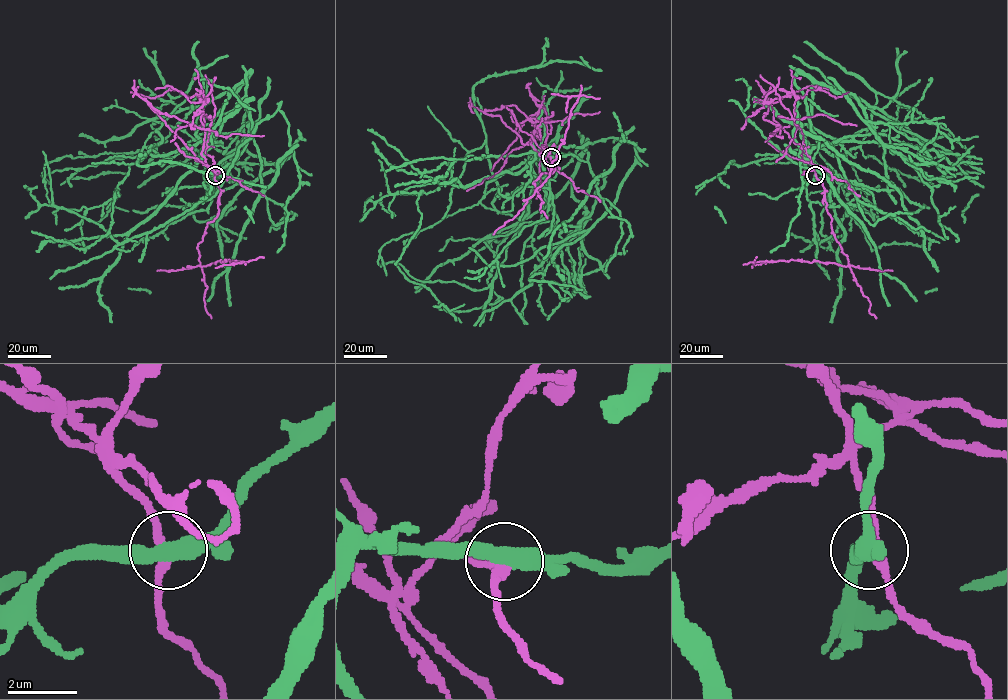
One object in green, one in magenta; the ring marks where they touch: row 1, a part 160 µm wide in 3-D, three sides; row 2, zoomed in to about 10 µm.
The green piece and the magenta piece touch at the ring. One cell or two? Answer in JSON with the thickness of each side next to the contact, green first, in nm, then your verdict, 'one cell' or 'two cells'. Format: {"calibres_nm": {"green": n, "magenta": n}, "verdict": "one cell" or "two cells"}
{"calibres_nm": {"green": 480, "magenta": 280}, "verdict": "two cells"}

